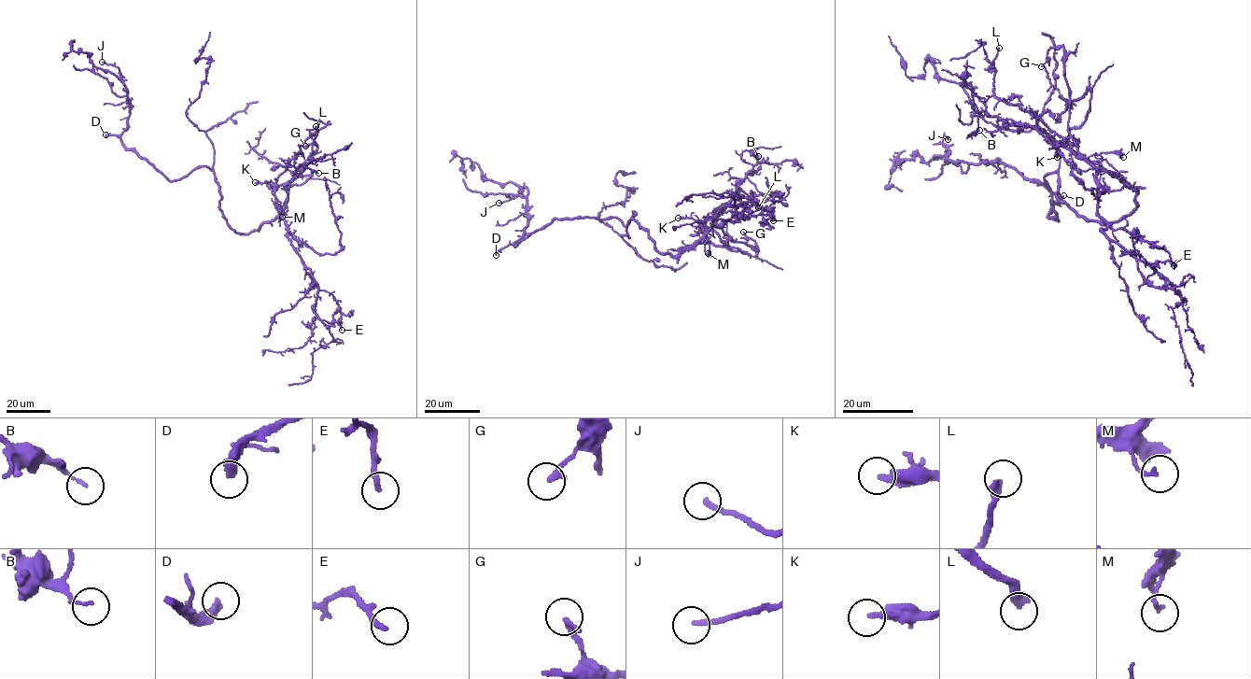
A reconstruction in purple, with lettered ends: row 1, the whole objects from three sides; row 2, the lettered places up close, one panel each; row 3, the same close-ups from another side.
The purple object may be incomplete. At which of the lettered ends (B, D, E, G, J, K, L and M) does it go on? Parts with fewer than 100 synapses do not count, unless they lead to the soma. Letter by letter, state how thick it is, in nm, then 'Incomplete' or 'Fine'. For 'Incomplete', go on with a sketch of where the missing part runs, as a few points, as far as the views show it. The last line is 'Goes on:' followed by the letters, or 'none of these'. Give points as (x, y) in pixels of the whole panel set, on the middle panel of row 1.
B: Thickness 90 nm. Fine
D: Thickness 360 nm. Incomplete. Course of what is missing: (496, 255), (479, 257), (473, 261), (463, 261), (447, 247), (442, 233), (449, 233), (454, 255), (458, 257)
E: Thickness 200 nm. Fine
G: Thickness 200 nm. Fine
J: Thickness 200 nm. Fine
K: Thickness 320 nm. Fine
L: Thickness 360 nm. Fine
M: Thickness 160 nm. Fine
Goes on: D

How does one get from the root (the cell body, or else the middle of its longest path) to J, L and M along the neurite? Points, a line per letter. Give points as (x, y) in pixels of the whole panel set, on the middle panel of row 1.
J: (633, 218), (634, 211), (626, 226), (615, 218), (555, 219), (516, 246), (527, 225), (527, 188), (498, 203)
L: (633, 218), (648, 232), (659, 251), (674, 256), (704, 236), (701, 225), (737, 189), (758, 207)
M: (633, 218), (661, 253), (674, 256), (688, 250), (704, 236), (704, 231), (709, 244), (708, 253)

